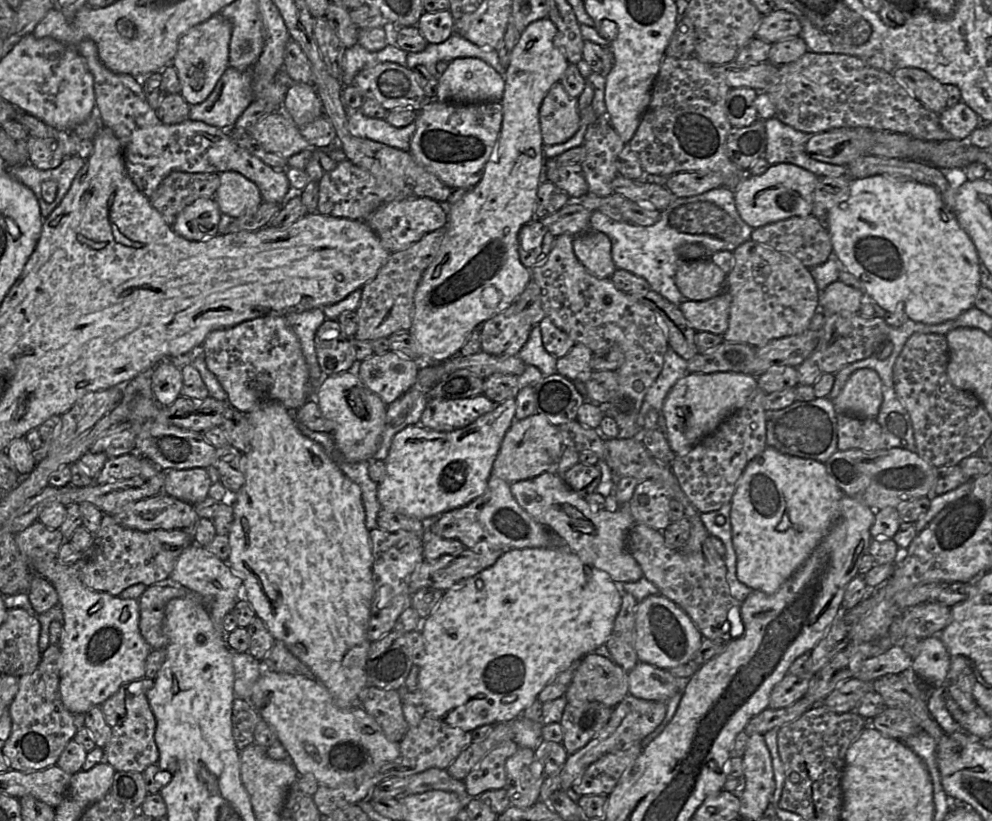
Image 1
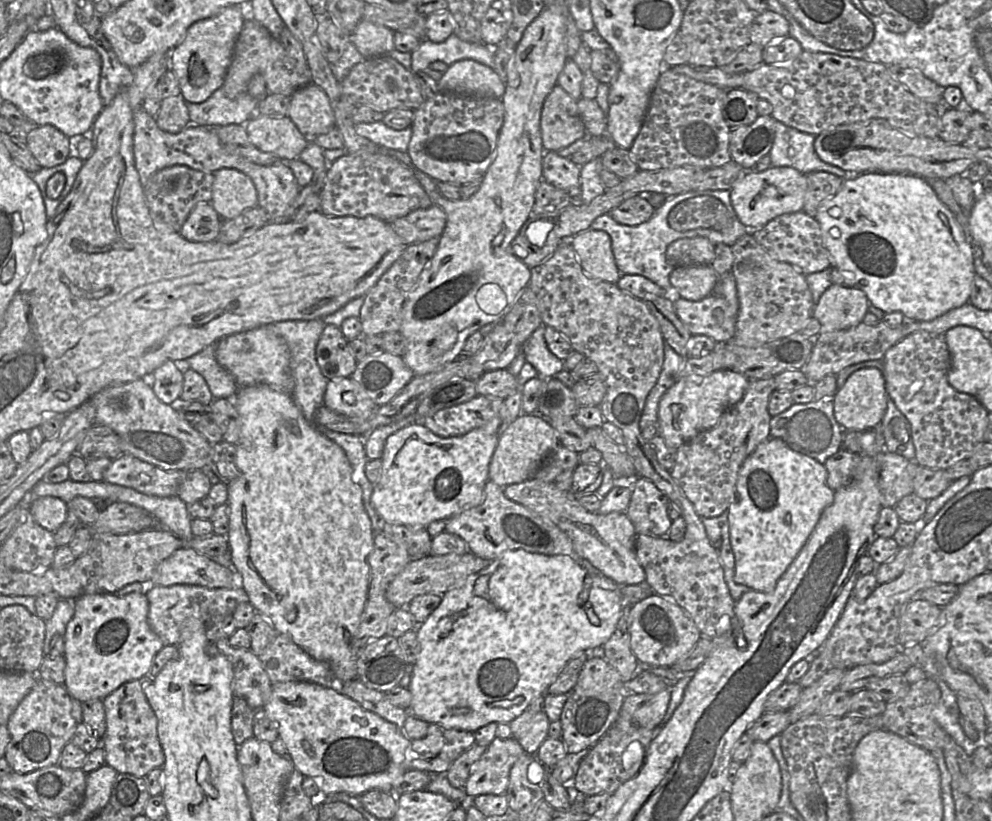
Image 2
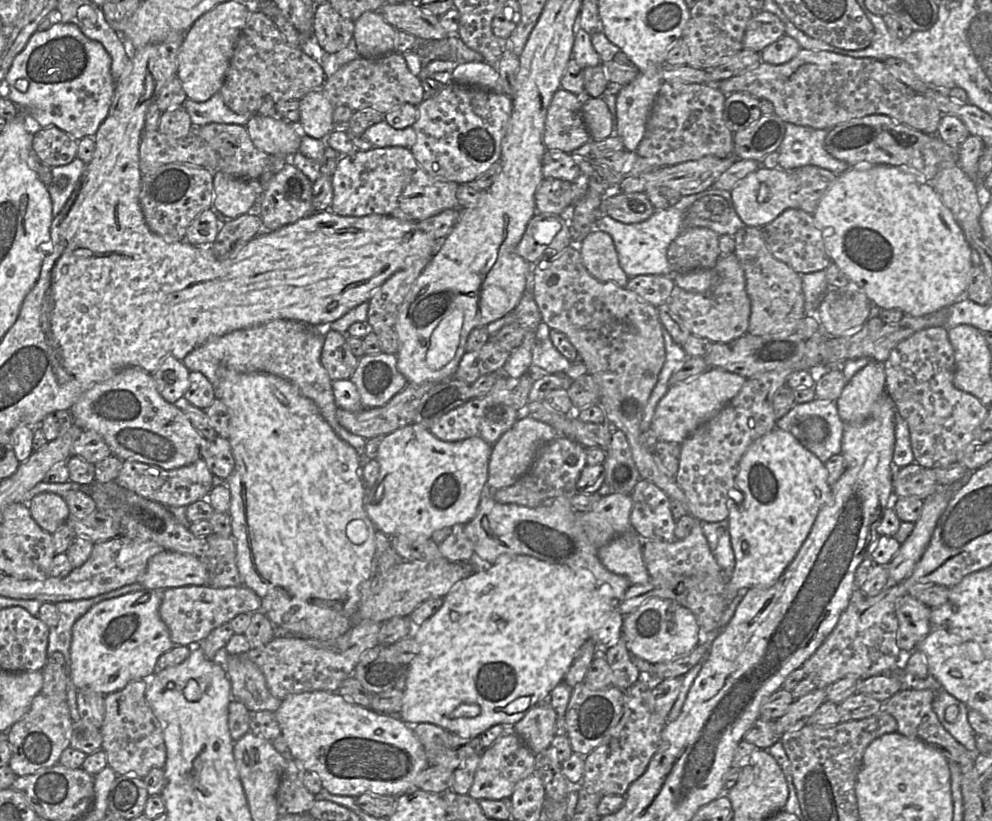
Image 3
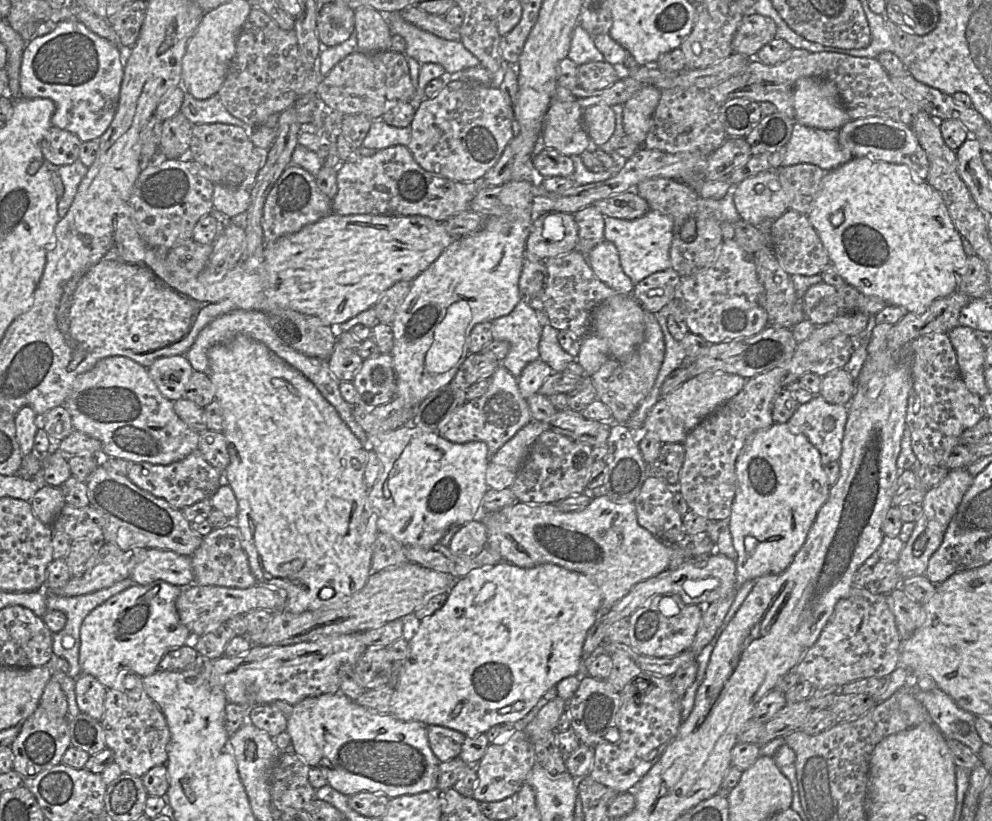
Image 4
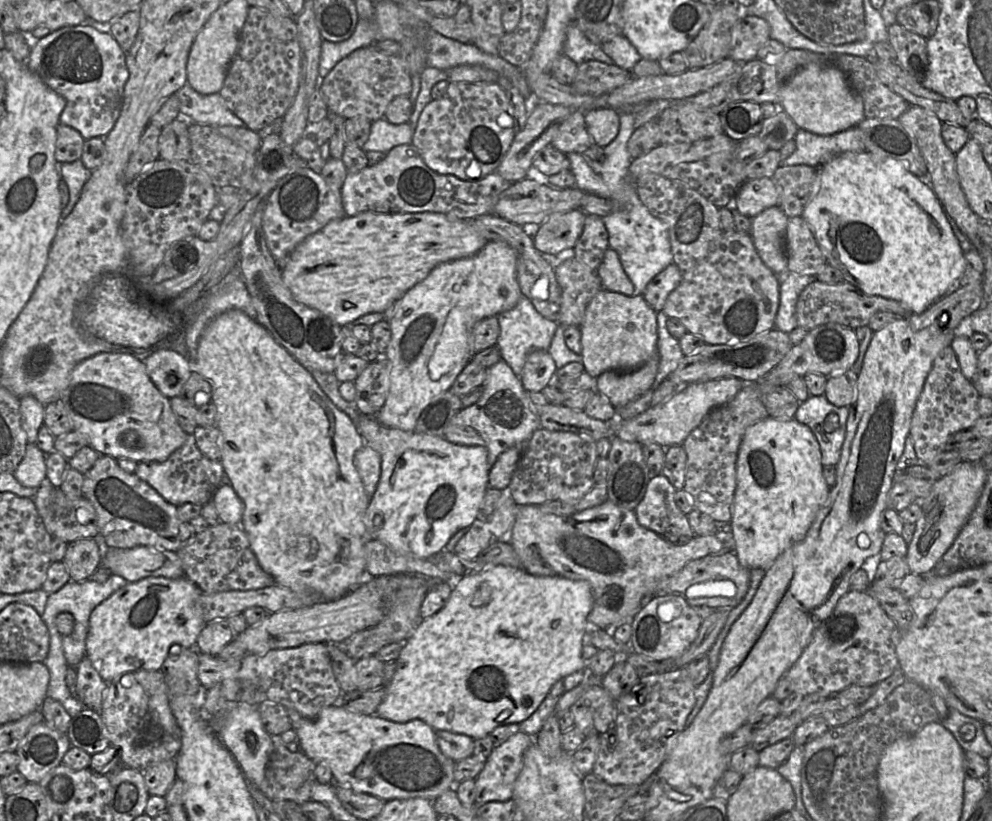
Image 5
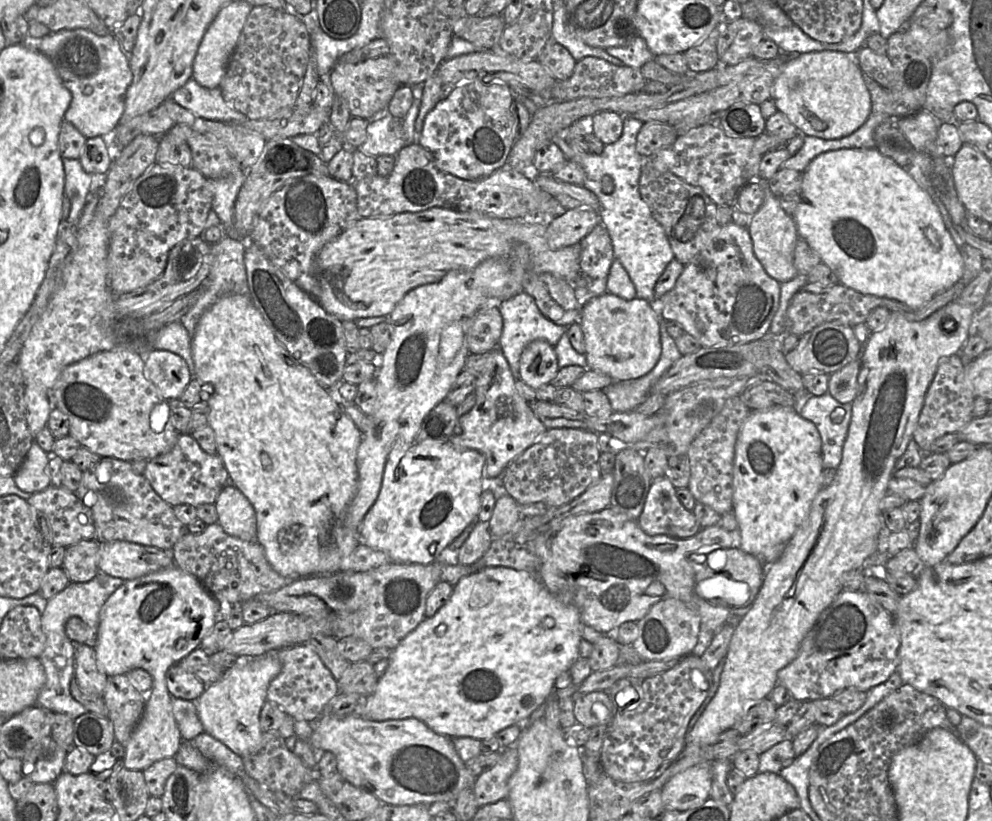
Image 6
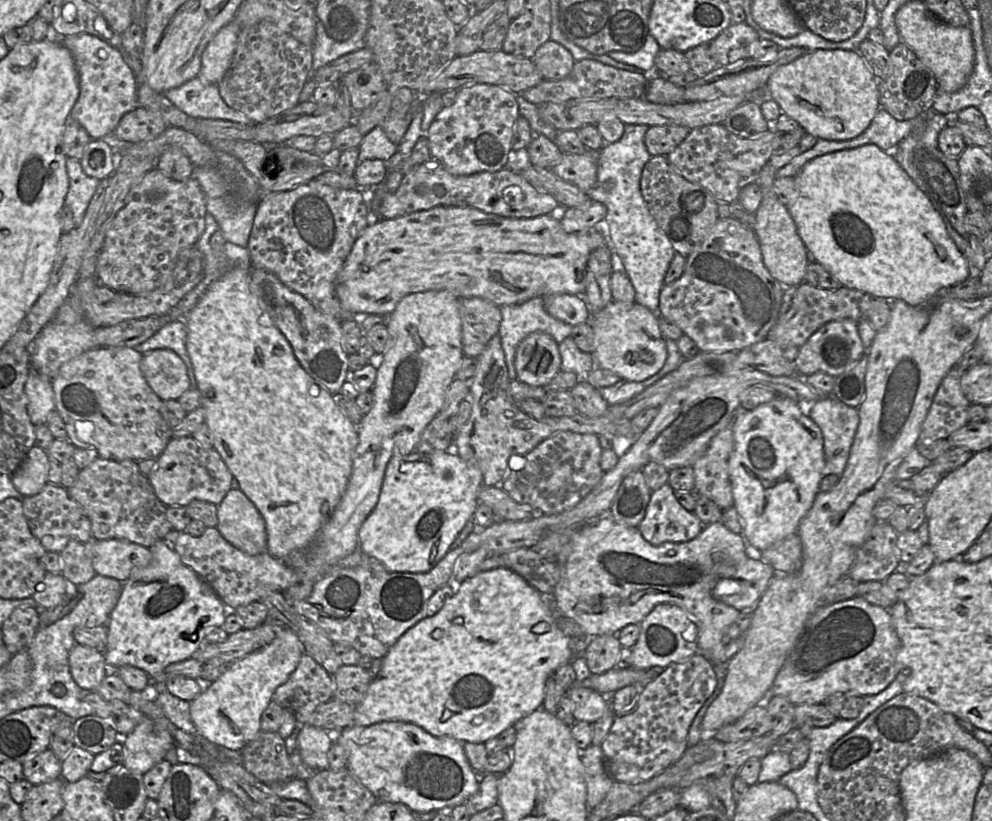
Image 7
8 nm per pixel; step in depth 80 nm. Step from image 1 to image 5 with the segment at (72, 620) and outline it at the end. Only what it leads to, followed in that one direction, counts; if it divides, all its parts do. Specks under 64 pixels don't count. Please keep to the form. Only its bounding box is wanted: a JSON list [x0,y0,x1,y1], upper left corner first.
[85,576,207,683]

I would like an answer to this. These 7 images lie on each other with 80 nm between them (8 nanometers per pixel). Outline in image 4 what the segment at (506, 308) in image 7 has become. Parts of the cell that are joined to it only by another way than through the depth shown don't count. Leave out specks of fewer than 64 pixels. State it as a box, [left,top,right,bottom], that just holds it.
[491,300,543,379]

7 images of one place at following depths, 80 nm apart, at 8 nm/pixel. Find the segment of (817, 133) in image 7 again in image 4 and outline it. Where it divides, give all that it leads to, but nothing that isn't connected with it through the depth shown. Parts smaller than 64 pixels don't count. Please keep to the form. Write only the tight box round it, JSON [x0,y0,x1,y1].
[794,77,850,129]

